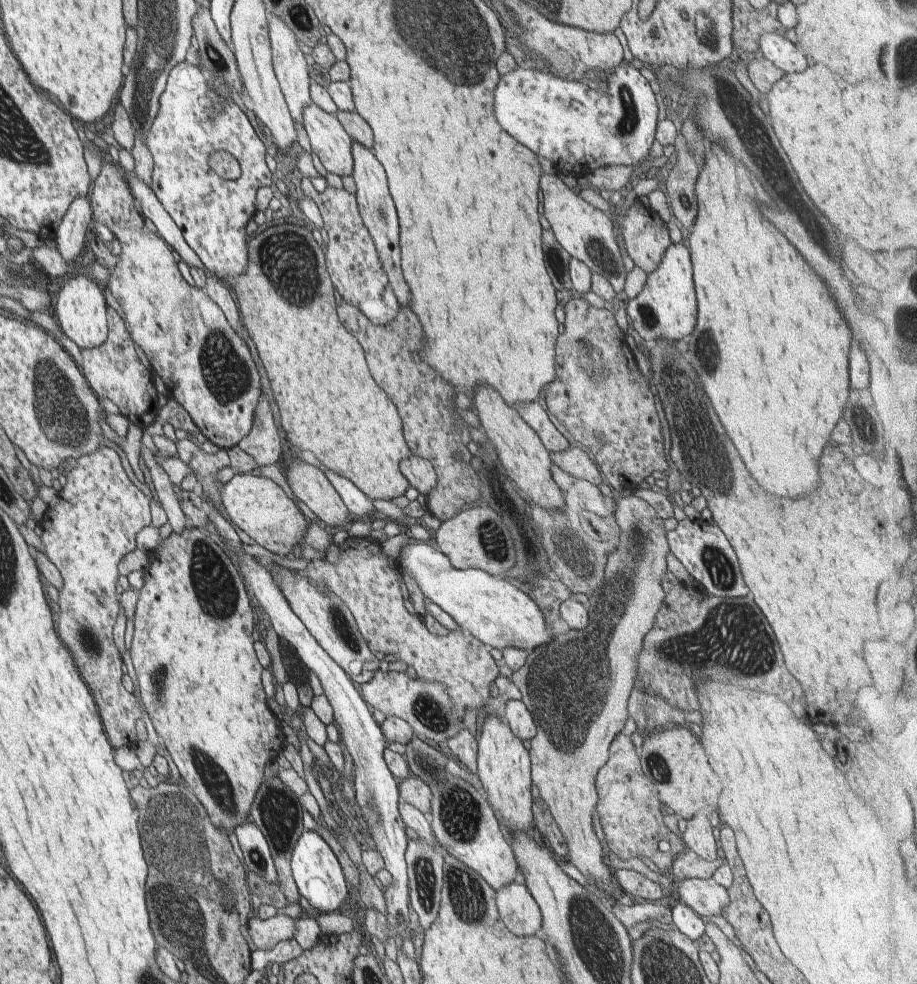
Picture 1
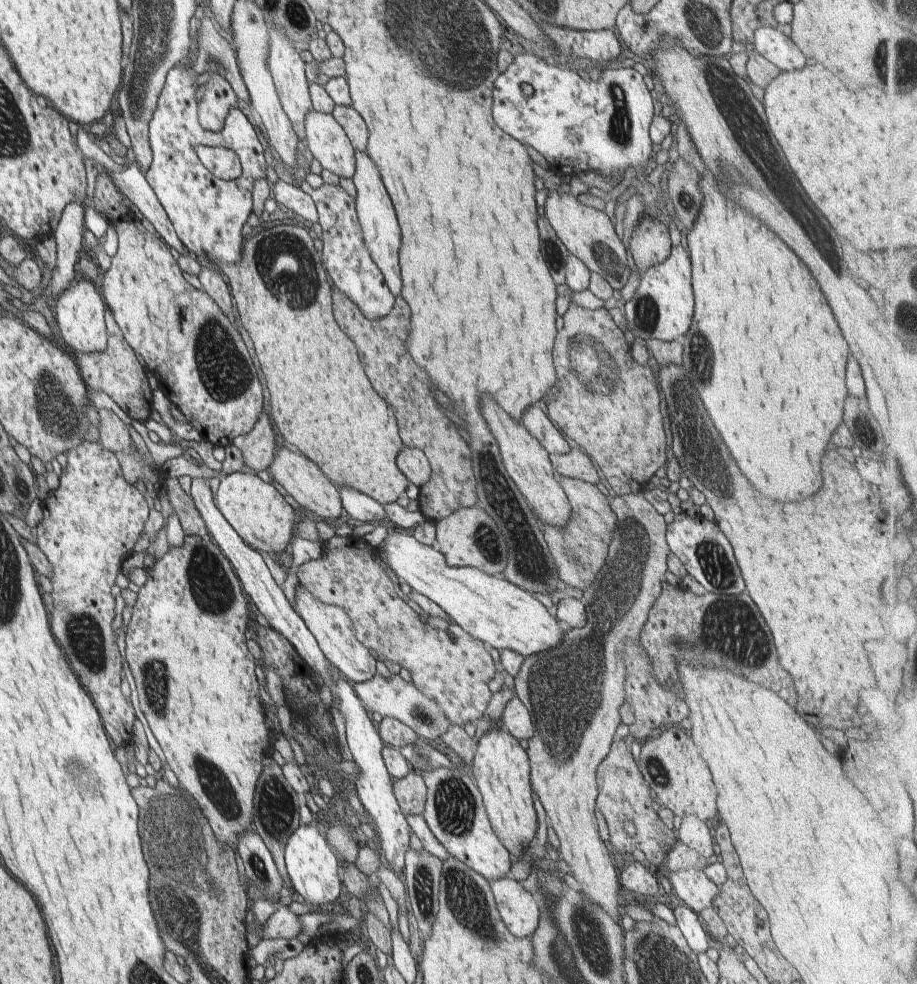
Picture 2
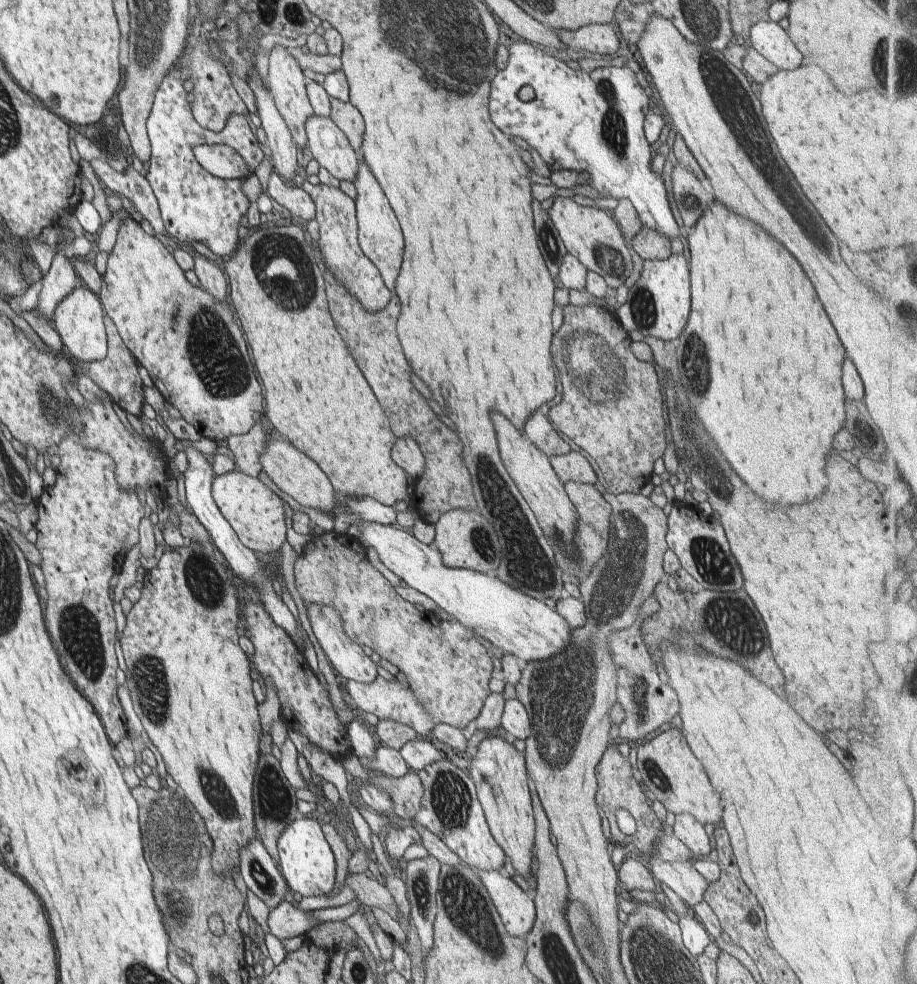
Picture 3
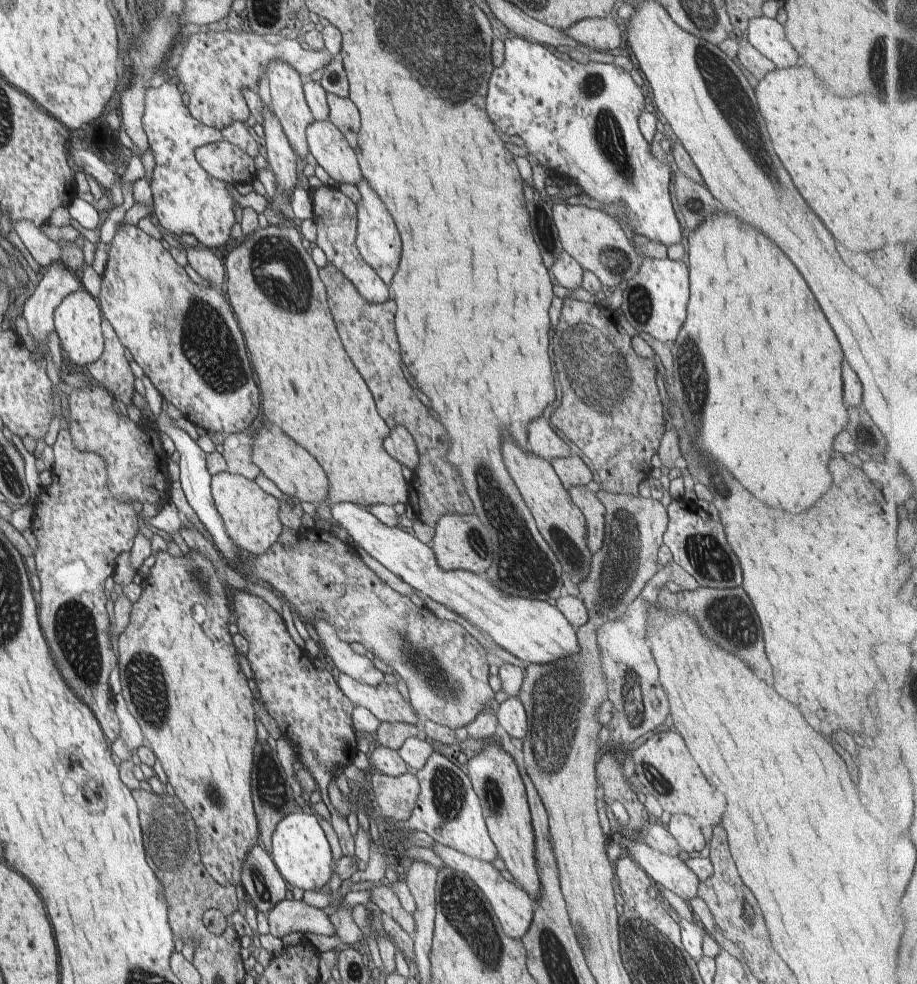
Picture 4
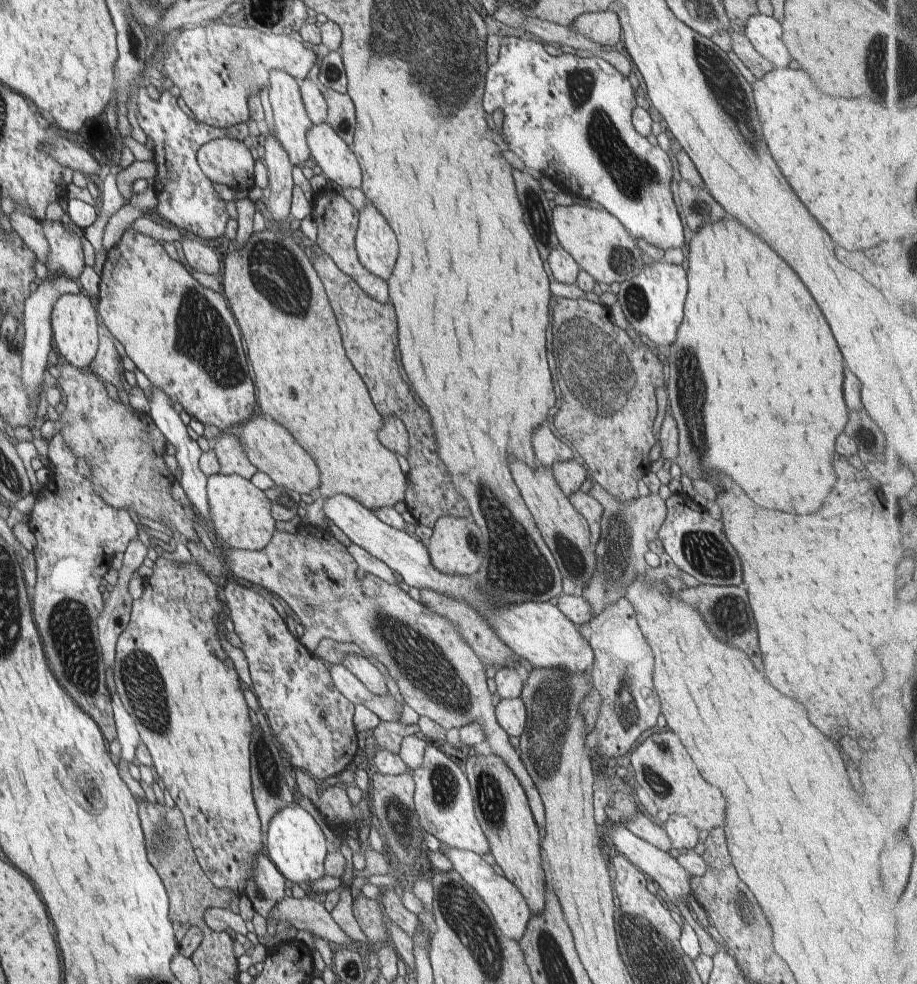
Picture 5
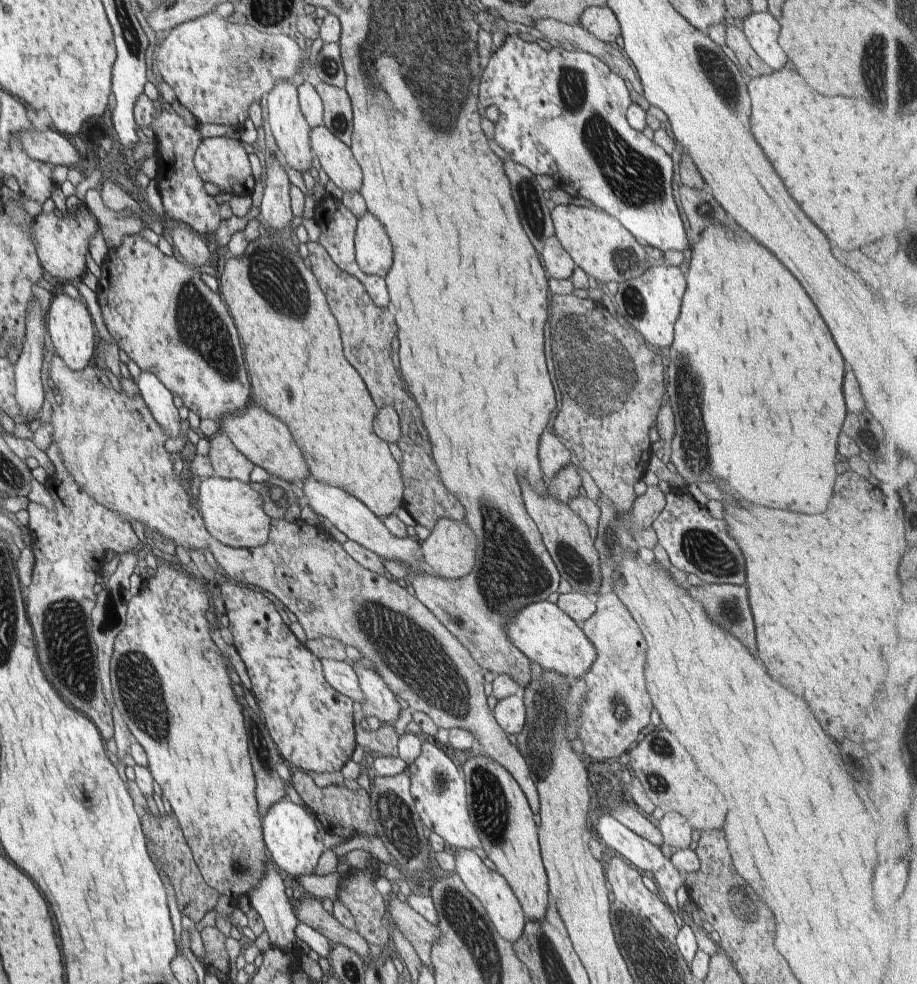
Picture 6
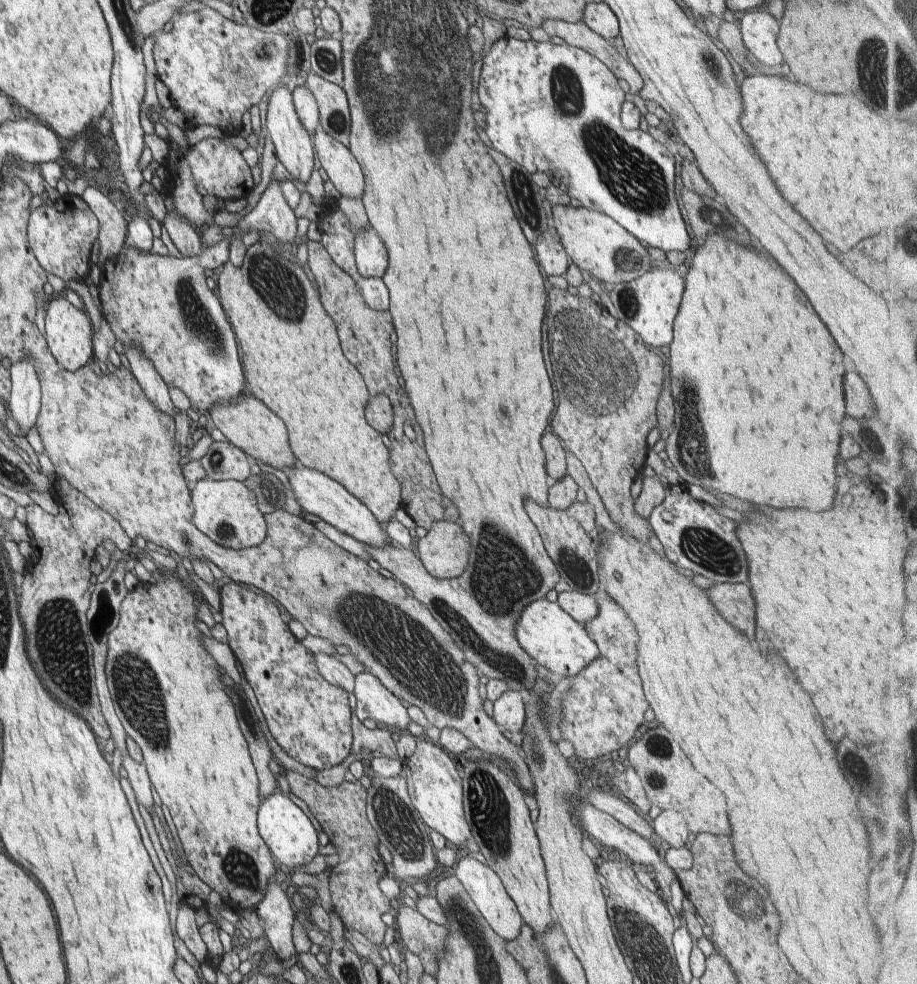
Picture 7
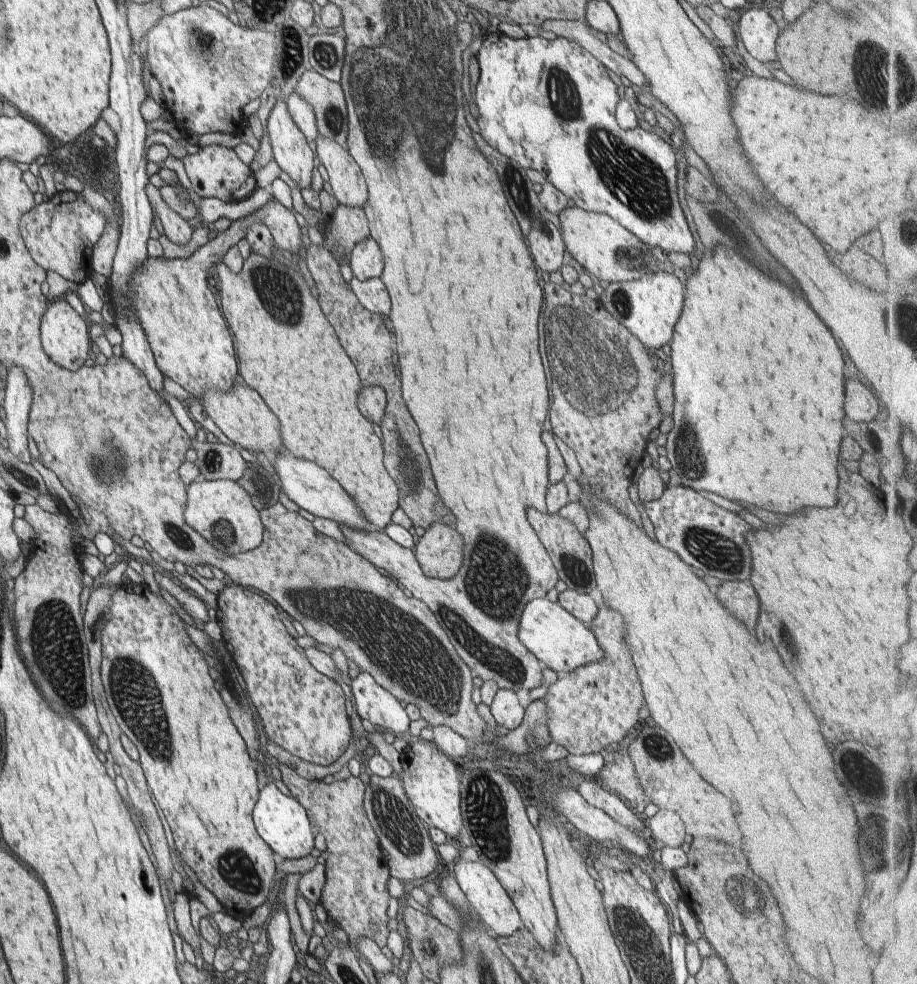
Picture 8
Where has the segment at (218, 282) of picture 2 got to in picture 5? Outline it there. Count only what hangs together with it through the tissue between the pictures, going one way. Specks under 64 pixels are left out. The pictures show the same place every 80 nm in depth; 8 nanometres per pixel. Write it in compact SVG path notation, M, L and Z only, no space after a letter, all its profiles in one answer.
M190 234L180 242L183 246L183 256L191 268L214 276L220 272L220 256L208 246L207 242Z

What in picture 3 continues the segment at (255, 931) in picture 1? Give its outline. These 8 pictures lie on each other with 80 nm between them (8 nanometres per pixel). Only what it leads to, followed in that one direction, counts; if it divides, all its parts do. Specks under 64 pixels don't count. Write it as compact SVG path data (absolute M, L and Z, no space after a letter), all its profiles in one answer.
M282 901L273 908L268 915L268 928L279 940L304 936L307 932L318 925L309 912L295 908L292 903Z

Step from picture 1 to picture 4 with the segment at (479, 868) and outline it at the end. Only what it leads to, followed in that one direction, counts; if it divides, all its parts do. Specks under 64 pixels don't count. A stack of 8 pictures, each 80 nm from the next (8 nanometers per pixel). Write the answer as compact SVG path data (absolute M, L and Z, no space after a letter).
M437 750L427 758L426 764L414 773L421 789L415 809L409 818L411 831L422 830L434 841L466 856L487 863L494 862L498 849L490 838L482 802L469 776Z

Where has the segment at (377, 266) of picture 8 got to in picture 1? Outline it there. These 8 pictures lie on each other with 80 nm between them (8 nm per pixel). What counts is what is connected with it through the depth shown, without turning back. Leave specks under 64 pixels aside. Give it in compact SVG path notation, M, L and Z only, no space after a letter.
M354 141L351 144L351 153L353 156L353 177L357 186L357 203L359 211L364 221L365 228L369 230L370 236L375 242L383 269L389 278L389 283L395 292L396 298L401 306L410 304L410 290L408 284L402 276L401 267L401 248L399 243L399 216L391 192L389 191L389 180L387 172L376 158L372 149L366 148L360 141Z

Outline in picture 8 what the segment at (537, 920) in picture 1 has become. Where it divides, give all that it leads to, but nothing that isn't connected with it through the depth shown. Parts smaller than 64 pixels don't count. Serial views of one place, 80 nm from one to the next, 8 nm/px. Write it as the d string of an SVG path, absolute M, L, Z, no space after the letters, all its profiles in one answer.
M458 859L455 861L453 875L473 909L479 914L482 924L486 925L495 936L509 937L524 927L512 899L500 884L496 875L484 863Z

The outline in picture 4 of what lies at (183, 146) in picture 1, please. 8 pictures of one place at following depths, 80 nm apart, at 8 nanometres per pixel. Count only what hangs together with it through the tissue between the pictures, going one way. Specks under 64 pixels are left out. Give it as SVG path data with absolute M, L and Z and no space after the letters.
M167 73L166 82L159 88L148 88L145 98L142 122L156 161L149 182L153 192L153 212L169 238L189 237L191 241L217 252L232 237L231 230L236 220L234 205L239 204L230 193L233 185L210 176L196 160L195 150L208 143L228 141L254 159L259 154L258 138L240 121L220 130L197 121L182 101L177 85Z

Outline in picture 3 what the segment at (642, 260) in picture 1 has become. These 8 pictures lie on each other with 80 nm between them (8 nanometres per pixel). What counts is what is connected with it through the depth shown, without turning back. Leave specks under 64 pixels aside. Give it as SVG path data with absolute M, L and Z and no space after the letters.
M643 226L638 234L632 239L633 249L644 260L664 260L673 252L671 240L657 230Z

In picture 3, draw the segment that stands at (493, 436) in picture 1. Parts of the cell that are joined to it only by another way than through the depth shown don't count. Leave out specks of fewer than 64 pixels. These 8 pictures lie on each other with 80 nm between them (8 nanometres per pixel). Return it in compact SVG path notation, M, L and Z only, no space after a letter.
M502 413L490 416L498 436L499 452L508 474L516 483L532 512L536 514L538 524L544 531L550 544L556 543L557 547L568 558L577 557L575 548L575 526L578 513L574 504L566 494L565 486L558 478L555 470L546 456L526 435L520 432Z

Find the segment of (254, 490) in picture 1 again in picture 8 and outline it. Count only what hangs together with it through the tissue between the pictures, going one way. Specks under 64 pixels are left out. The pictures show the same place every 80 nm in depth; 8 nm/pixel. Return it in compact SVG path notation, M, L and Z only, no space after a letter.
M204 478L191 482L187 487L187 505L184 511L186 522L197 530L212 546L227 555L245 553L259 547L263 541L263 522L259 510L254 506L252 497L238 481L218 479L209 481Z

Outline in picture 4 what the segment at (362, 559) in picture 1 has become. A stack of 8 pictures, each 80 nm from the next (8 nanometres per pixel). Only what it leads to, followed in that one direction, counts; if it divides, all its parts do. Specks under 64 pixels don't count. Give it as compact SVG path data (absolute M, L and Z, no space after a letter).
M310 524L299 534L299 538L292 548L276 542L264 554L247 554L237 570L253 577L254 581L281 592L294 612L302 618L308 618L312 624L318 617L327 620L343 641L363 644L366 650L392 666L392 670L396 671L396 678L406 682L412 706L420 714L422 721L431 720L456 729L471 723L482 709L489 709L495 693L488 685L490 674L487 652L462 625L440 619L428 607L417 607L410 597L396 592L372 569L366 567L354 544L343 542L331 531L316 529Z

